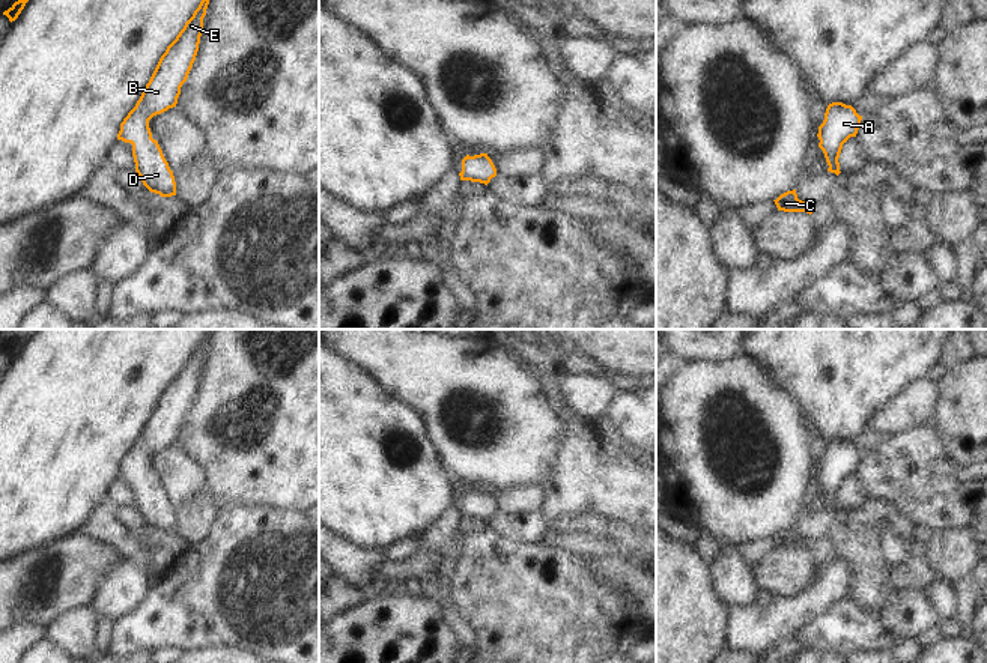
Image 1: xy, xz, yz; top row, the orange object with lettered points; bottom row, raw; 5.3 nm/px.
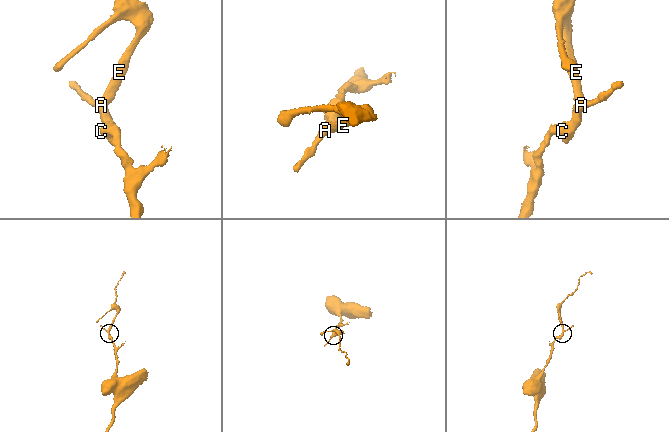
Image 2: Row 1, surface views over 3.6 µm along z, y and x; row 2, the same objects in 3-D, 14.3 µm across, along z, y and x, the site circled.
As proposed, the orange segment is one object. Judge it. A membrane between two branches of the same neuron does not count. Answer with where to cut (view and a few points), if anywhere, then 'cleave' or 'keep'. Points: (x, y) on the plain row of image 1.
no cut; keep

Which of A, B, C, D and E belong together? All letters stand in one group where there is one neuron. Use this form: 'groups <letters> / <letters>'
groups A B C D E

